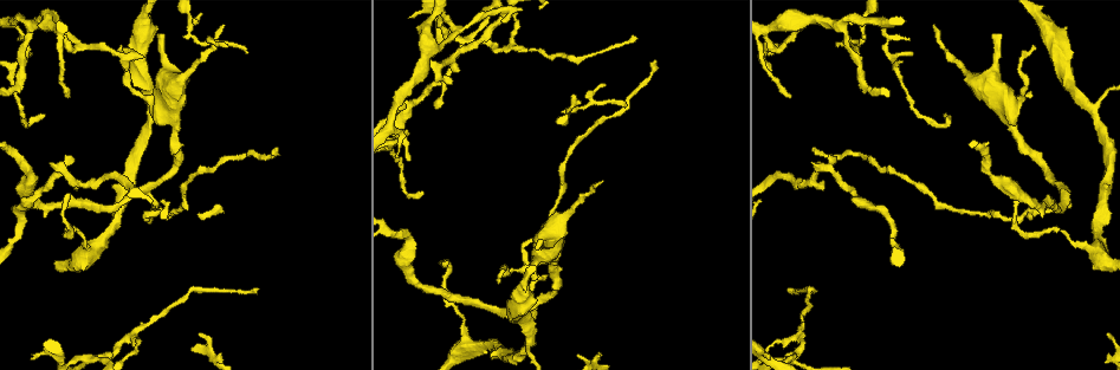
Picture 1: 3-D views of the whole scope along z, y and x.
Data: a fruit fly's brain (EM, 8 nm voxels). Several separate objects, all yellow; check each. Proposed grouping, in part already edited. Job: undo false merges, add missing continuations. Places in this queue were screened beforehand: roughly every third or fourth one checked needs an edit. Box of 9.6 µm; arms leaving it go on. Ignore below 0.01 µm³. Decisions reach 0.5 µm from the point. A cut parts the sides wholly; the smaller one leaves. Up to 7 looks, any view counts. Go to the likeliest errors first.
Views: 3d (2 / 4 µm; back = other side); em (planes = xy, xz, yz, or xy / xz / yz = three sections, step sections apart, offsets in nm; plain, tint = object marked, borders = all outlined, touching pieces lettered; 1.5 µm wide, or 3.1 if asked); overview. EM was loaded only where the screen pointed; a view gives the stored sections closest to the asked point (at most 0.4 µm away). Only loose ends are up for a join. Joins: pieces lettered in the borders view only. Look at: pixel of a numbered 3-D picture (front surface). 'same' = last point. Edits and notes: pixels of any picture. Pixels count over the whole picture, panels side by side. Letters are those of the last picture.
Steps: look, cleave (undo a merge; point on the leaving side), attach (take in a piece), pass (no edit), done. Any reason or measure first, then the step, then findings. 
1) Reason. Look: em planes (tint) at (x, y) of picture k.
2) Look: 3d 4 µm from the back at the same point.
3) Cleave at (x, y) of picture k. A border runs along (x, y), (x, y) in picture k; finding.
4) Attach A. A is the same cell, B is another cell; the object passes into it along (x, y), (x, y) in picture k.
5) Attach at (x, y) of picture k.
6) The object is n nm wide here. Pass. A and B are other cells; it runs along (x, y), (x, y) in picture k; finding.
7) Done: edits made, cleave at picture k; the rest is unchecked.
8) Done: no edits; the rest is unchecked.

Branch stops here. Look: 3d 4 µm from the back at (1002, 38) of picture 1.

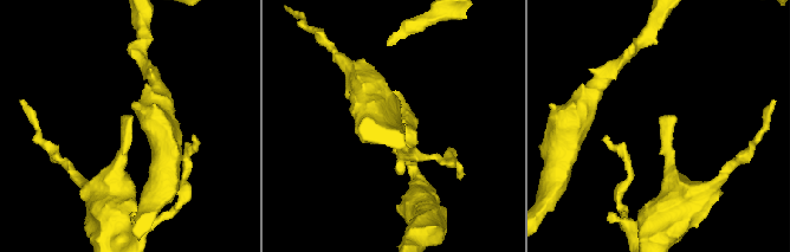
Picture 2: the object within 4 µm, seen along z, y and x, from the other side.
Look: em planes (borders) at (129, 117) of picture 2.

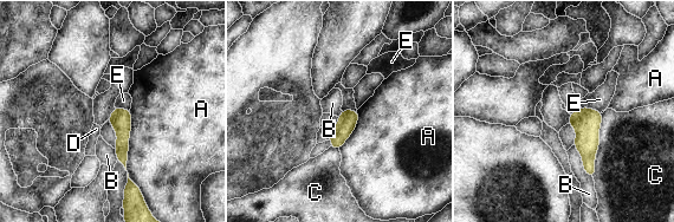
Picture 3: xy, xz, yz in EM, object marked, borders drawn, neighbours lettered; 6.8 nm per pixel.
Pass. A, B, C, D and E are other cells; a border runs along (581, 106), (596, 109), (601, 112) in picture 3; no lettered piece goes on from it.

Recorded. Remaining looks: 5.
Three arms meet. Look: em planes (tint) at (406, 87) of picture 1.

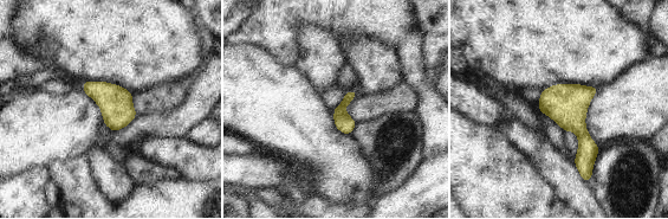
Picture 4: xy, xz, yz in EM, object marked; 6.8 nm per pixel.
What lies round it. Look: em planes (borders) at the same point.

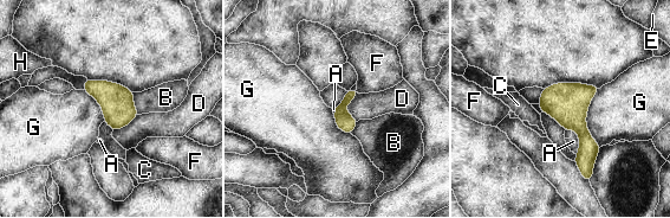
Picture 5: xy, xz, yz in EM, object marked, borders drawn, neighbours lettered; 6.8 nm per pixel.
The object is 50 nm wide here. Pass. A, B, C, D, E, F, G and H are other cells; a border runs along (600, 88), (586, 115), (599, 147) in picture 5; one neuron here.

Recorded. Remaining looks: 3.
Branch stops here. Look: 3d 4 µm at (30, 358) of picture 1.

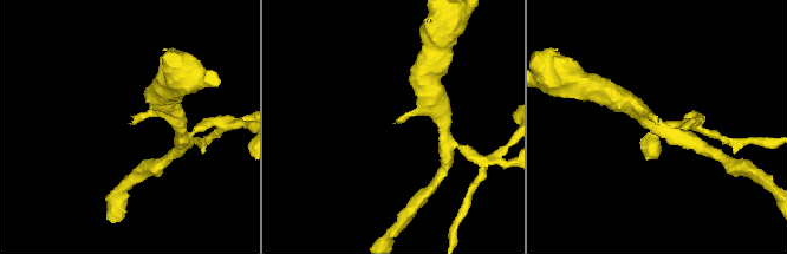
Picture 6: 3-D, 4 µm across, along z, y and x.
Now the EM. Look: em planes (tint) at (397, 121) of picture 6.

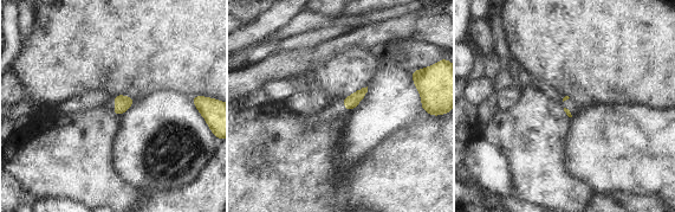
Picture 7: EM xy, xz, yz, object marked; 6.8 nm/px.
Look: em planes (borders) at the same point.

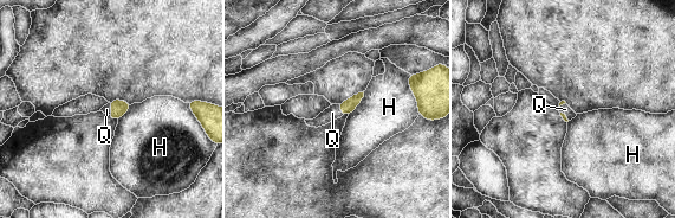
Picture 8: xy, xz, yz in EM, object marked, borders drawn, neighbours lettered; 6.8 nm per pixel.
Attach Q. Q is the same cell, H is another cell; the object passes into it along (119, 108), (112, 108), (106, 109) in picture 8; it goes on there.

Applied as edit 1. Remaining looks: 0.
Done: edits made, attach at picture 8; the rest is unchecked.

